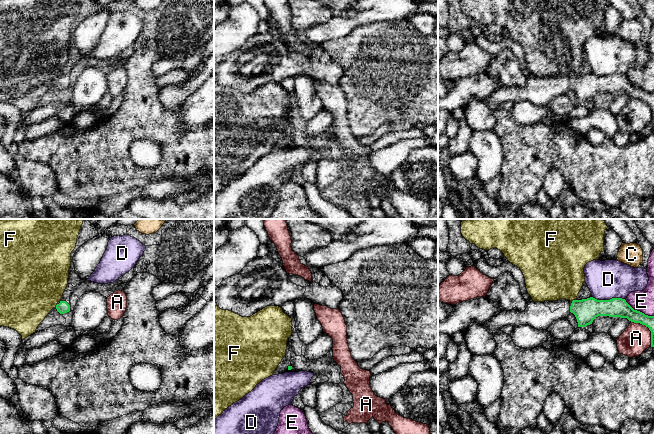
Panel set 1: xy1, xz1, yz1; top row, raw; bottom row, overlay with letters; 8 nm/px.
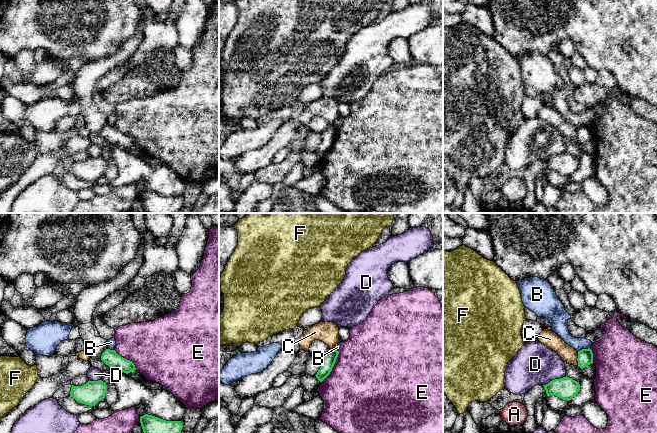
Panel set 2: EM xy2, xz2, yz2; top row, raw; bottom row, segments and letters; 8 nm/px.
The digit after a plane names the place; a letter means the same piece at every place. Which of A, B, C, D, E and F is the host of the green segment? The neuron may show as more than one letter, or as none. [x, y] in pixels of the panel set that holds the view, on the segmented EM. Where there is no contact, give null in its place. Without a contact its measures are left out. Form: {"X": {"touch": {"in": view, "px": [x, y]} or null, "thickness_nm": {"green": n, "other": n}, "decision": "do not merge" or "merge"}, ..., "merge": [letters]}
{"A": {"touch": {"in": "yz1", "px": [648, 327]}, "thickness_nm": {"green": 130, "other": 240}, "decision": "do not merge"}, "B": {"touch": {"in": "yz2", "px": [583, 349]}, "thickness_nm": {"green": 130, "other": 110}, "decision": "do not merge"}, "C": {"touch": {"in": "yz2", "px": [577, 359]}, "thickness_nm": {"green": 130, "other": 130}, "decision": "do not merge"}, "D": {"touch": {"in": "yz1", "px": [608, 300]}, "thickness_nm": {"green": 190, "other": 320}, "decision": "do not merge"}, "E": {"touch": {"in": "xz2", "px": [332, 367]}, "thickness_nm": {"green": 120, "other": 500}, "decision": "do not merge"}, "F": {"touch": {"in": "yz1", "px": [573, 300]}, "thickness_nm": {"green": 190, "other": 420}, "decision": "do not merge"}, "merge": []}

